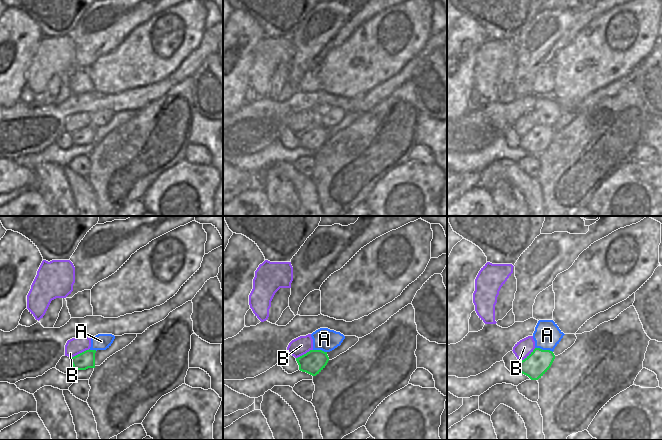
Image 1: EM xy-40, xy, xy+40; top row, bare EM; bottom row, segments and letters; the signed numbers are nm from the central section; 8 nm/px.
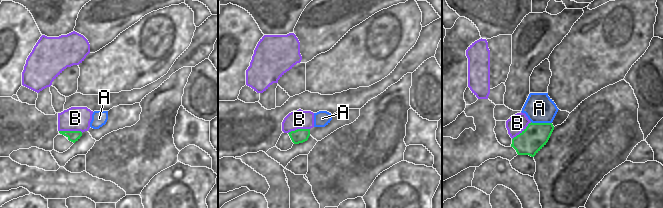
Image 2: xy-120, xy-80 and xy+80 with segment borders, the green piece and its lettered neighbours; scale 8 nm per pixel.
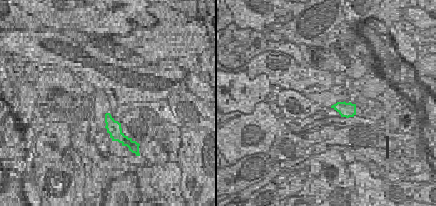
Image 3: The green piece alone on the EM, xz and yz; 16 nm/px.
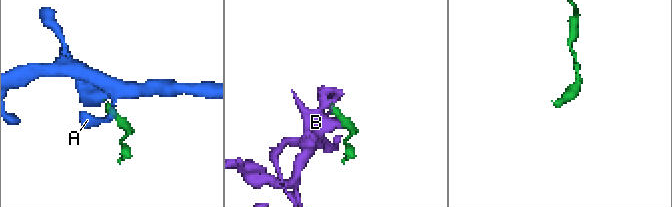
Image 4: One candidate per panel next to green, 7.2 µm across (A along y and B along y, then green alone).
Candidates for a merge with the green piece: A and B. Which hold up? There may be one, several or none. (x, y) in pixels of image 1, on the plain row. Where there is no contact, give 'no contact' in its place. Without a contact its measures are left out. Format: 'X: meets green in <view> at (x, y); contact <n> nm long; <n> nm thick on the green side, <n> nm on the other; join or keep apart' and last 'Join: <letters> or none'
A: meets green in xy+40 at (544, 126); contact 150 nm long; 190 nm thick on the green side, 220 nm on the other; keep apart
B: meets green in xy+40 at (527, 132); contact 170 nm long; 190 nm thick on the green side, 140 nm on the other; keep apart
Join: none

